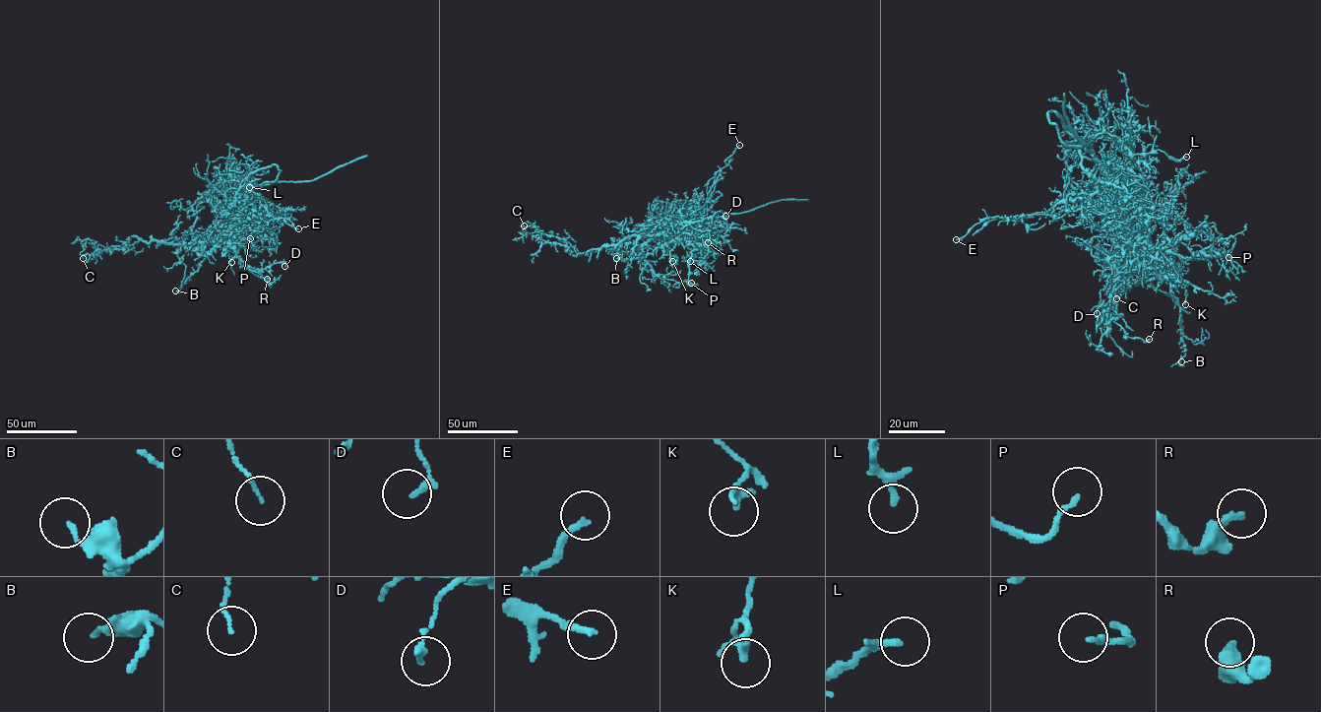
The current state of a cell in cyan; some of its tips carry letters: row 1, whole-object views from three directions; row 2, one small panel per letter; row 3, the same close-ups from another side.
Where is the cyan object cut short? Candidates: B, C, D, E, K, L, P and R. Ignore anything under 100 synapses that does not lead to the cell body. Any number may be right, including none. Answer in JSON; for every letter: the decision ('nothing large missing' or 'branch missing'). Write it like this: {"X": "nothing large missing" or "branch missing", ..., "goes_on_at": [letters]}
{"B": "nothing large missing", "C": "nothing large missing", "D": "nothing large missing", "E": "nothing large missing", "K": "nothing large missing", "L": "nothing large missing", "P": "nothing large missing", "R": "nothing large missing", "goes_on_at": []}

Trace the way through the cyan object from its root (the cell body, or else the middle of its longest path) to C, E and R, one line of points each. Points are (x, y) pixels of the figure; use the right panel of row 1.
C: (1133, 254), (1144, 269), (1174, 256), (1161, 276), (1131, 258), (1116, 298)
E: (1133, 254), (1129, 225), (1124, 225), (1129, 220), (1084, 207), (1058, 218), (985, 218), (956, 239)
R: (1133, 254), (1127, 249), (1113, 265), (1109, 316), (1124, 330), (1125, 338), (1142, 338), (1145, 342), (1149, 339)

